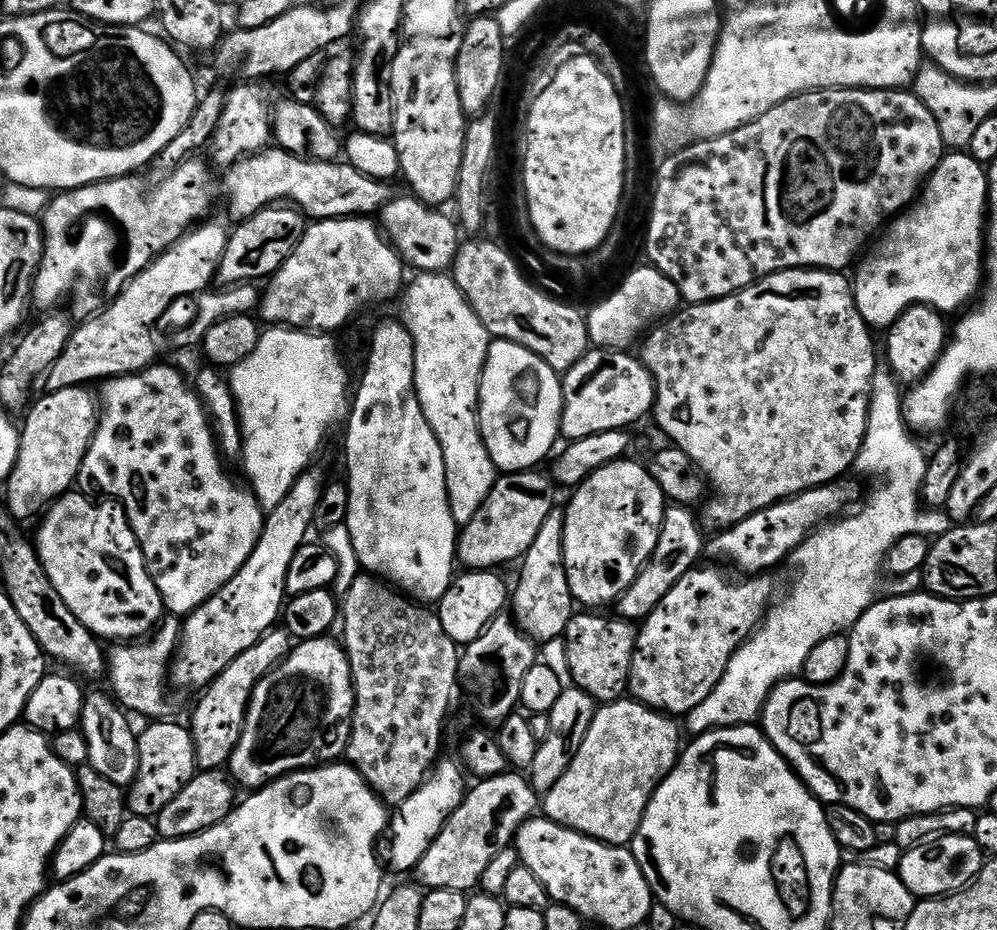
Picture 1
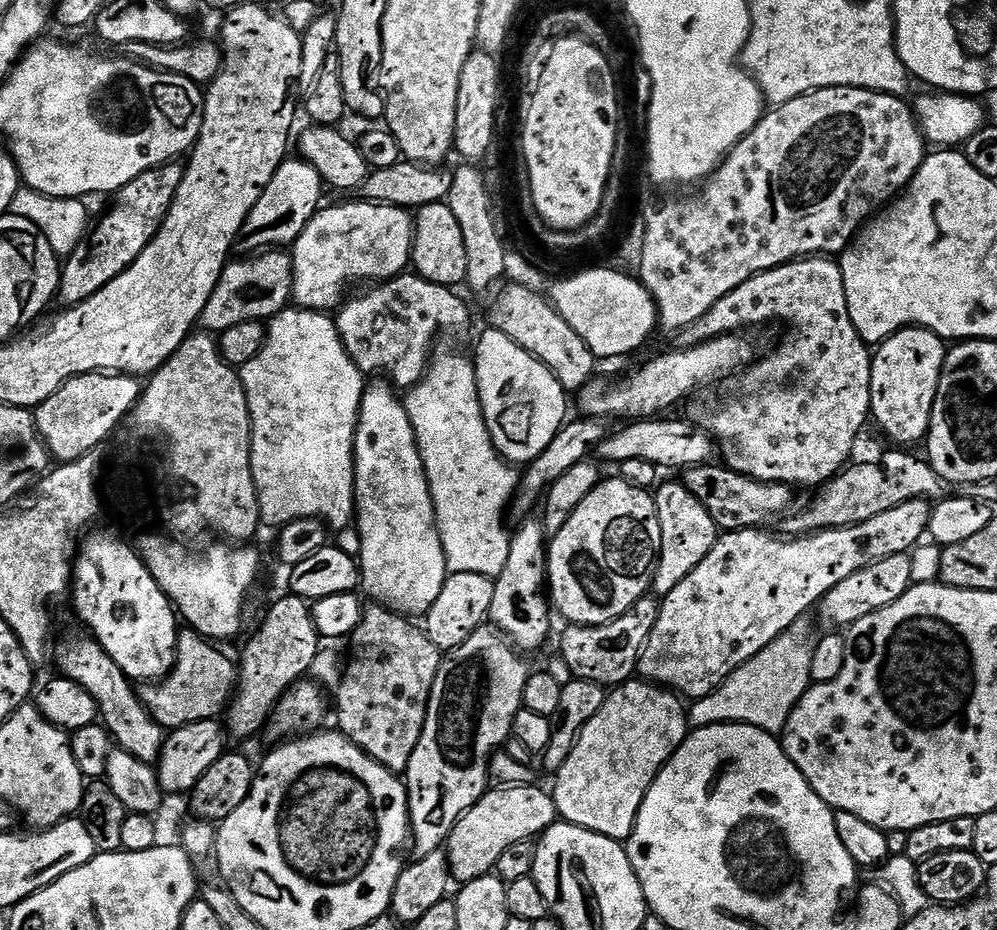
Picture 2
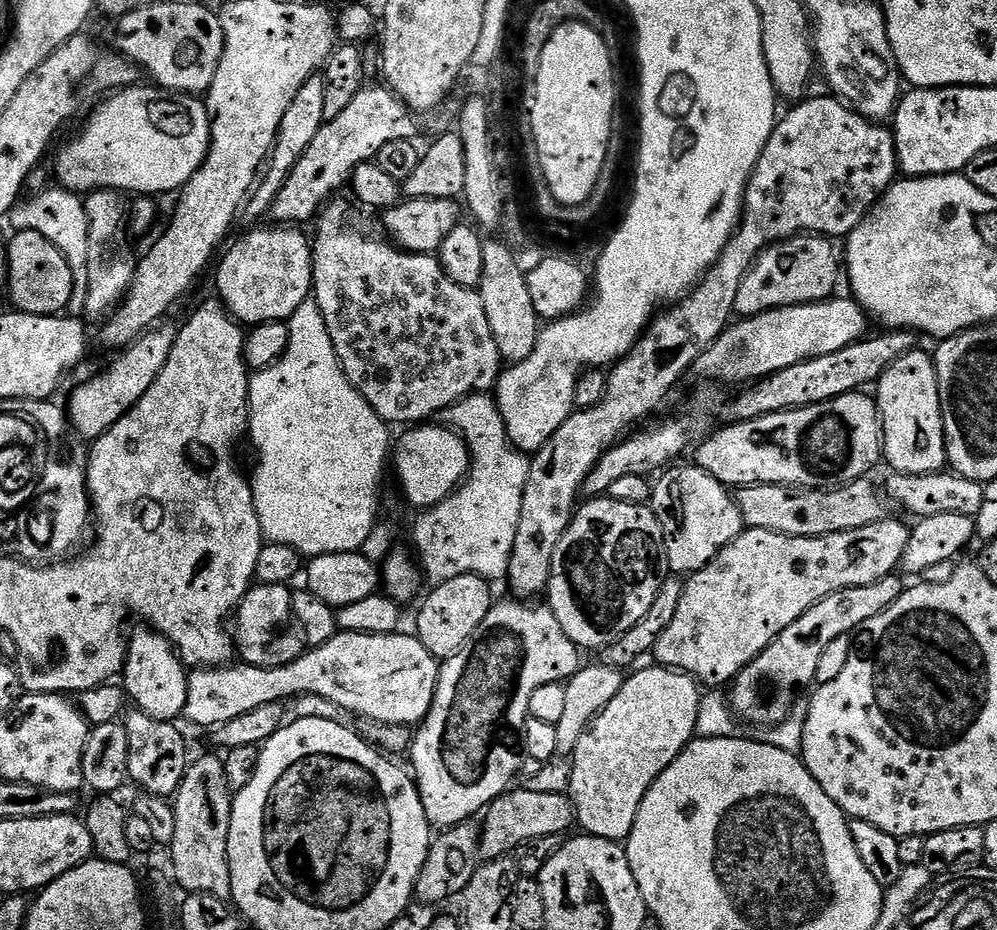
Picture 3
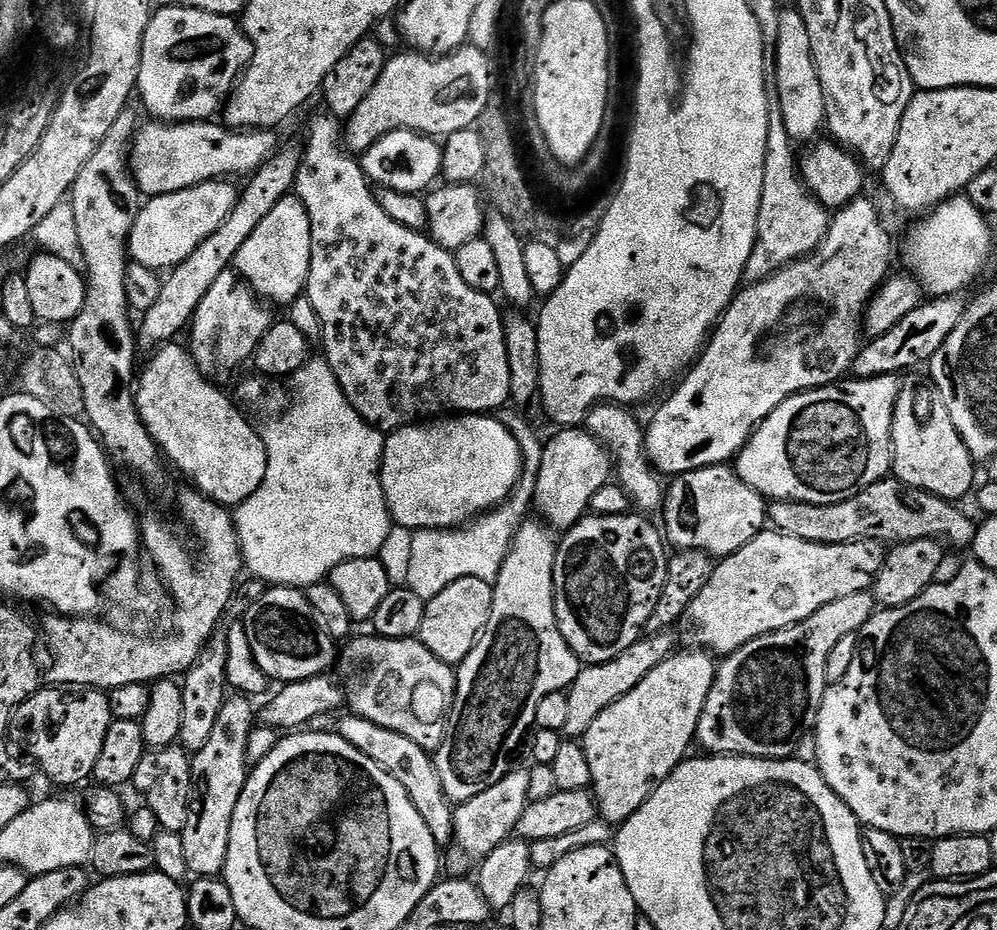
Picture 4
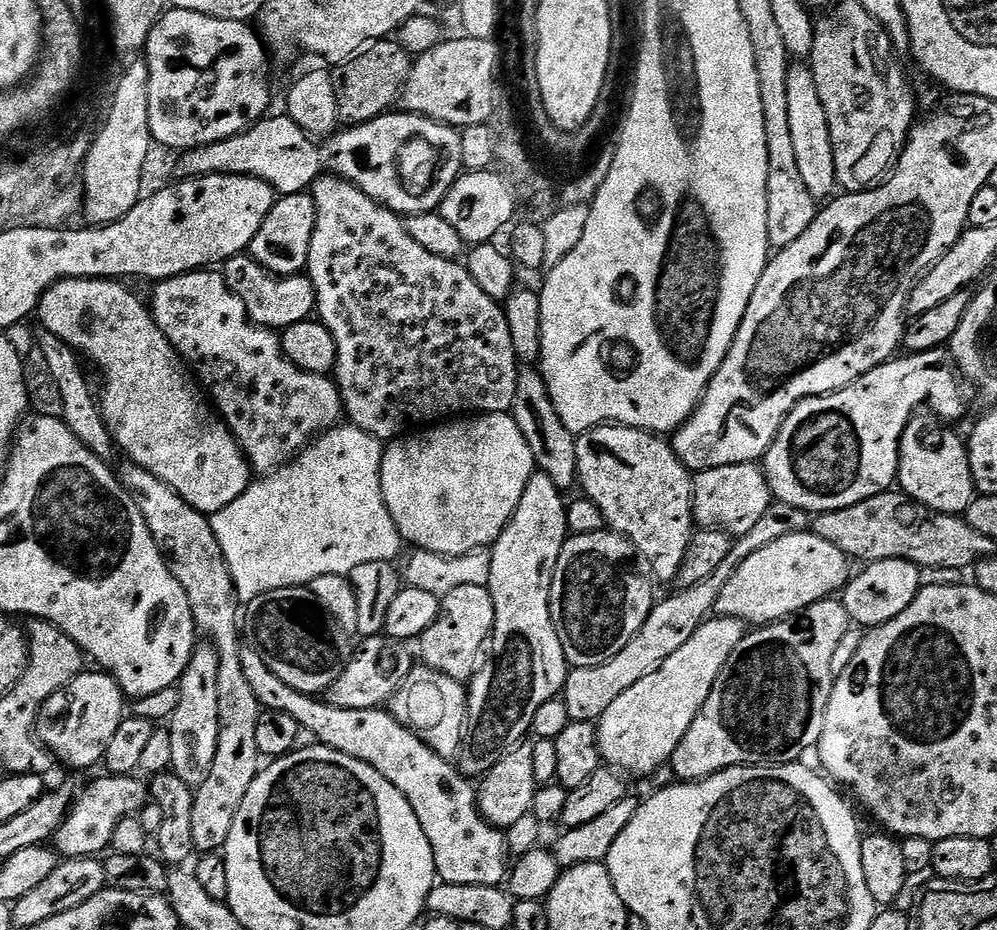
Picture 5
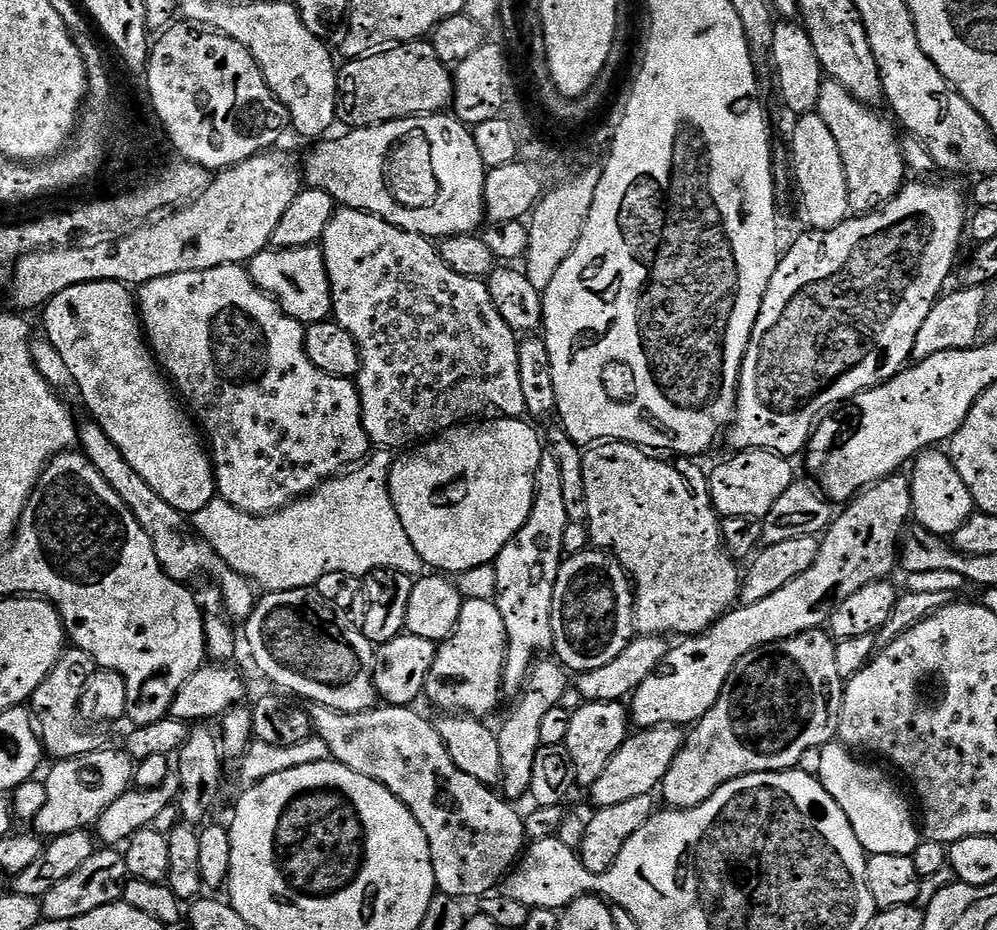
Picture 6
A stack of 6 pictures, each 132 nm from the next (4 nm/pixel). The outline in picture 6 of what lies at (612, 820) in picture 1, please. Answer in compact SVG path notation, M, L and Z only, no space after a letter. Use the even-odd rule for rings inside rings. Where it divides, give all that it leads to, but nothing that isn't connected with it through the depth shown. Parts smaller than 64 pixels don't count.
M897 474L879 480L872 487L864 489L845 508L848 509L841 516L839 513L827 532L823 533L818 558L810 566L810 570L786 582L786 586L770 594L770 598L762 598L762 602L757 604L733 607L700 635L681 639L677 648L676 645L669 647L664 659L668 672L660 670L655 676L646 678L646 682L642 682L642 686L638 686L638 690L630 697L630 720L637 729L653 728L659 724L695 725L696 721L707 714L710 706L718 702L718 694L722 694L722 686L738 658L750 654L750 650L792 638L806 630L824 628L834 610L842 606L842 602L846 602L850 594L858 594L858 590L862 590L867 584L893 575L892 567L897 567L898 564L898 545L906 532L904 523L913 515L912 485L909 477Z

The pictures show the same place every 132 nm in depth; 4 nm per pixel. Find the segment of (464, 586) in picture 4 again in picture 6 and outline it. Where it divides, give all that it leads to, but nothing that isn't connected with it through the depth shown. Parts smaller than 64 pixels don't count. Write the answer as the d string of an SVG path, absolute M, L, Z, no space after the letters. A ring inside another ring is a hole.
M474 598L465 600L462 614L458 614L458 622L454 630L444 640L439 641L436 649L434 666L428 675L424 687L424 696L432 704L444 708L448 714L467 714L477 718L488 718L488 715L500 704L504 687L504 662L508 659L508 635L506 622L502 622L502 614L498 610L495 600Z

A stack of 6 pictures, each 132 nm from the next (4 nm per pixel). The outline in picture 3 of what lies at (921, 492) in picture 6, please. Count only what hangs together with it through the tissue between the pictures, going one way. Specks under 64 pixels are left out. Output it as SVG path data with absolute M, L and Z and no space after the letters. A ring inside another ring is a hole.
M921 350L907 352L890 365L874 388L880 413L882 456L893 473L930 474L945 471L948 455L944 449L944 419L938 390L936 362Z

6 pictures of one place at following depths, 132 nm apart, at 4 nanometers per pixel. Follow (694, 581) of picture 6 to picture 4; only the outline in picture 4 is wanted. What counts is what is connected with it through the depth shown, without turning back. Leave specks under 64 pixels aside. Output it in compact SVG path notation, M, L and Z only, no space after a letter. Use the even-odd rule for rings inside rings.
M611 402L596 405L588 411L586 430L595 436L608 449L614 461L614 476L624 487L624 492L637 504L639 511L644 514L661 507L664 502L665 489L660 488L661 477L655 468L648 463L648 456L644 453L645 429L631 416L627 407Z

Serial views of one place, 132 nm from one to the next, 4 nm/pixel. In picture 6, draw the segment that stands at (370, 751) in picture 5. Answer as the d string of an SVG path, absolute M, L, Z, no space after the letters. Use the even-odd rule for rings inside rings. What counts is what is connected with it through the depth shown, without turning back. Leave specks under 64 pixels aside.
M309 703L307 710L312 719L312 731L326 742L331 759L386 786L386 790L394 793L408 807L418 826L422 826L422 834L426 834L426 842L430 846L436 886L443 895L483 898L501 887L502 881L525 851L525 817L519 816L503 795L478 782L478 778L462 774L462 770L454 766L454 758L450 758L431 719L428 721L412 706L377 706L365 712L339 712L330 706Z

